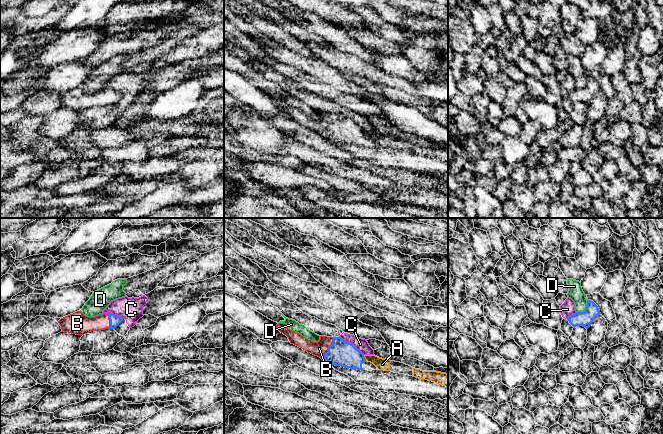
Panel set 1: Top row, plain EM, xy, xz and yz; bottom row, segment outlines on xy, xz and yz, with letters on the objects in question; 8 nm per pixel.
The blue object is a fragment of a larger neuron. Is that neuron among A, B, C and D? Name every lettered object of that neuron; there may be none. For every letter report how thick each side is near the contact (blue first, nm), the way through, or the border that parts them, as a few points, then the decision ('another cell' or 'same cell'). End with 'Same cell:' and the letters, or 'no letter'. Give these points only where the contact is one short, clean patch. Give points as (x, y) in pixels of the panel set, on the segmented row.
A: 200 nm thick on the blue side, 100 nm on the other; border along xz (363, 355), (366, 360); another cell
B: 200 nm thick on the blue side, 120 nm on the other; runs through xz (341, 353), (328, 348), (319, 348); same cell
C: 200 nm thick on the blue side, 100 nm on the other; another cell
D: 120 nm thick on the blue side, 120 nm on the other; another cell
Same cell: B

